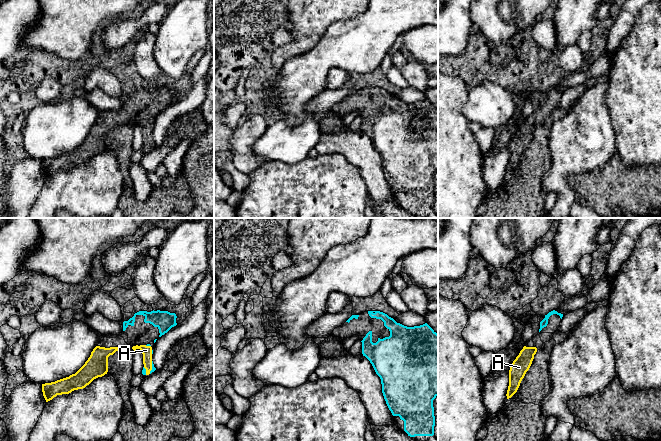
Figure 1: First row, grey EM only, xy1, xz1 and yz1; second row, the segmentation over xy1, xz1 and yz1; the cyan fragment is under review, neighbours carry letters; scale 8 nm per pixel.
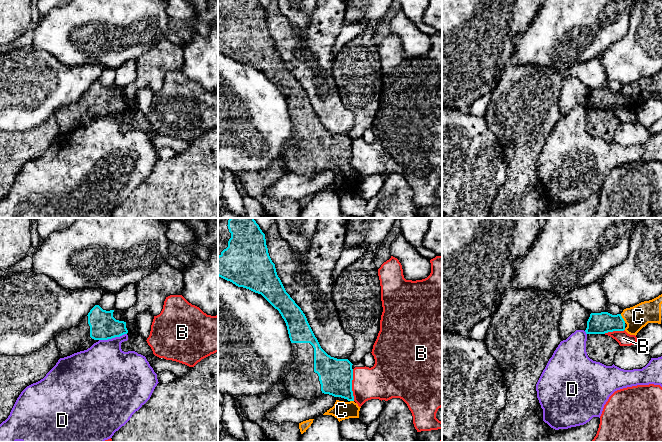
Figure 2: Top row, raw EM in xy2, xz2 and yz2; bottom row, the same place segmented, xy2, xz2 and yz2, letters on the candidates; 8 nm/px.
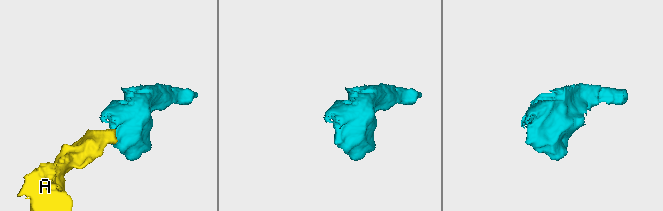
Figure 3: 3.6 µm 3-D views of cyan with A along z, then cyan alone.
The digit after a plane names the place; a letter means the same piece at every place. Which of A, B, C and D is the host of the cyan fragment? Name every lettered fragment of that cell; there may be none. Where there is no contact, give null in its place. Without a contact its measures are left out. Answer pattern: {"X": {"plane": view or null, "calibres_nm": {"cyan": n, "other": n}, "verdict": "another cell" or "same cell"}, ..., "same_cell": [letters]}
{"A": {"plane": "xy1", "calibres_nm": {"cyan": 30, "other": 80}, "verdict": "same cell"}, "B": {"plane": "xz2", "calibres_nm": {"cyan": 280, "other": 280}, "verdict": "another cell"}, "C": {"plane": "yz2", "calibres_nm": {"cyan": 180, "other": 190}, "verdict": "same cell"}, "D": {"plane": "xy2", "calibres_nm": {"cyan": 220, "other": 400}, "verdict": "another cell"}, "same_cell": ["A", "C"]}

